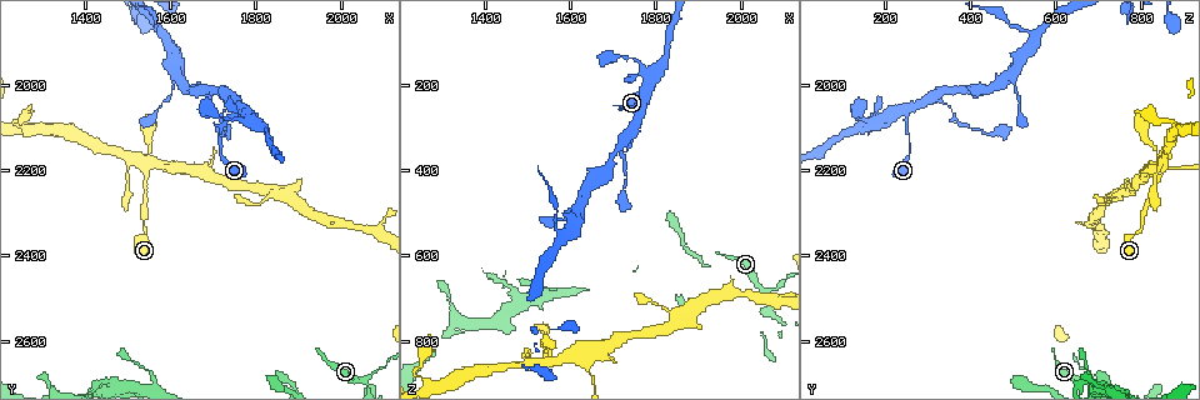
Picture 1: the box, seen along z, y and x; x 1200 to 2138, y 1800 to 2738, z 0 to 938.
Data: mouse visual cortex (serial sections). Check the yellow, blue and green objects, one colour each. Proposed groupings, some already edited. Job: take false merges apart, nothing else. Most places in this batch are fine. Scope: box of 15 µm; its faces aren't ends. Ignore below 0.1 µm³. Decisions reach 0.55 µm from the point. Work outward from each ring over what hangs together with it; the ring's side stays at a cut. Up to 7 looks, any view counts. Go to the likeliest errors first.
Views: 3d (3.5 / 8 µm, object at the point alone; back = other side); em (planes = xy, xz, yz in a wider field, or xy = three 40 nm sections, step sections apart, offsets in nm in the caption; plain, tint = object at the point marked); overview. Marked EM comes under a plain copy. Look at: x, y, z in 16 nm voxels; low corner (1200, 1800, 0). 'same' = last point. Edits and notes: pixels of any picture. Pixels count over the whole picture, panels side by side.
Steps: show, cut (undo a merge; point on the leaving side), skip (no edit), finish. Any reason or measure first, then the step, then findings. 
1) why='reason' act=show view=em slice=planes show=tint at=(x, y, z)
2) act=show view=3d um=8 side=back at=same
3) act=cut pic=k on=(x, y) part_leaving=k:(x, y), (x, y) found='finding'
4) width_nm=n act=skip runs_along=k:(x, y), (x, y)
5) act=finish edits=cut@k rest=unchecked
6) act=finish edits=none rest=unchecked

why='four or more arms meet' act=show view=3d um=3.5 side=back at=(1540, 2190, 850)

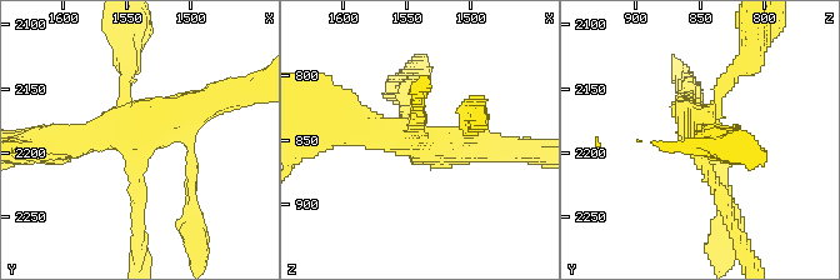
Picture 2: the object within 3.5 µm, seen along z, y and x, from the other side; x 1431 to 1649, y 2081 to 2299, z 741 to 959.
act=show view=em slice=xy step=5 show=tint at=(1544, 2194, 850)

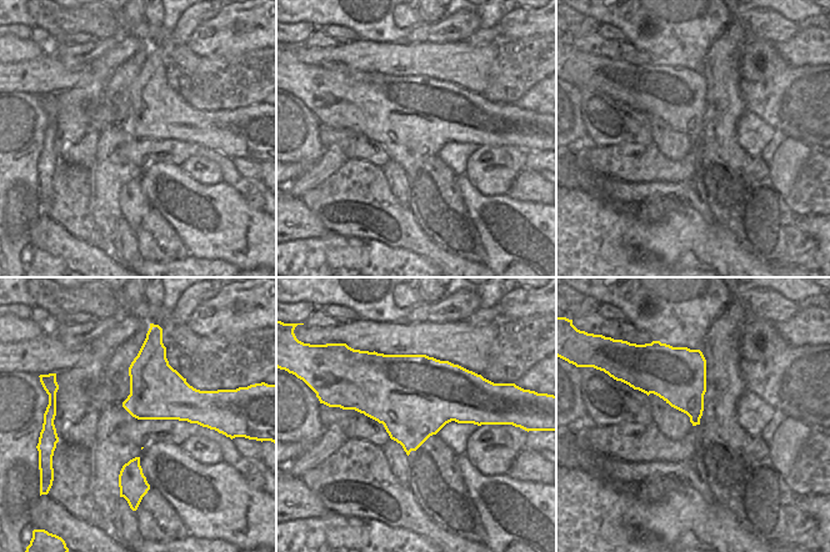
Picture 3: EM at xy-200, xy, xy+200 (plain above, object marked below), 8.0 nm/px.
act=skip runs_along=2:(139, 218), (128, 134), (54, 141) found='continuous, no second cell'

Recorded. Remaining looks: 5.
why='narrows sharply' act=show view=3d um=8 at=(1710, 2130, 260)

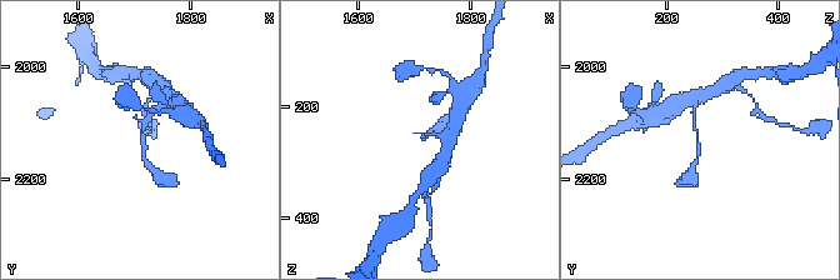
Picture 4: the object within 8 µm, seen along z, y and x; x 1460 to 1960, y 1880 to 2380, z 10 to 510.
why='zoom in' act=show view=3d um=3.5 at=(1715, 2130, 260)

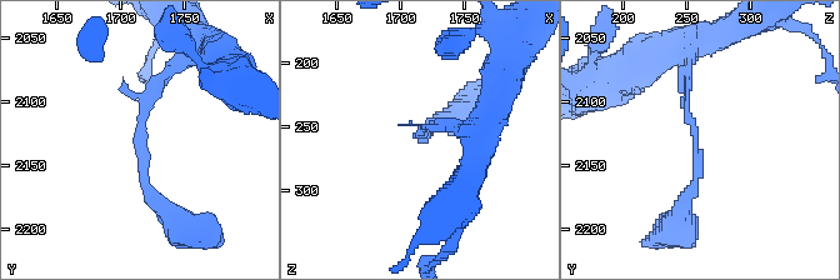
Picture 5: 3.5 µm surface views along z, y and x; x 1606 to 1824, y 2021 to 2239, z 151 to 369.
why='now the EM' act=show view=em slice=xy step=1 show=tint at=(1712, 2130, 258)

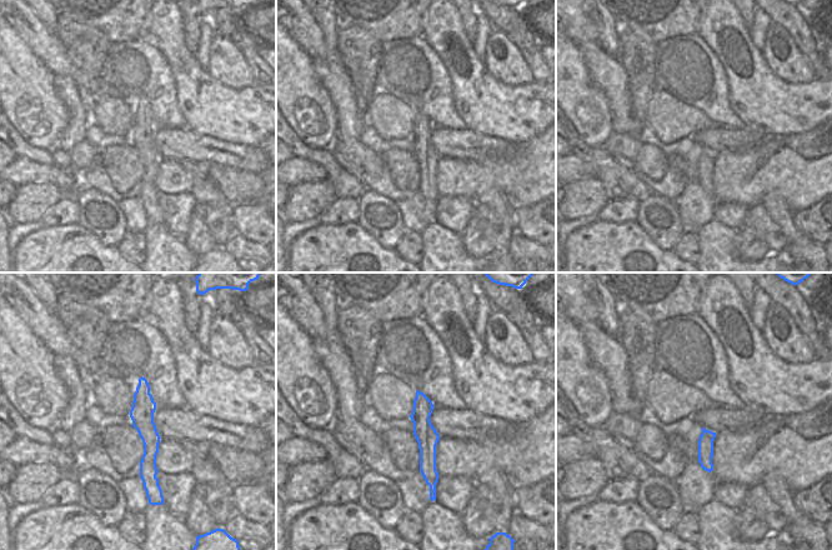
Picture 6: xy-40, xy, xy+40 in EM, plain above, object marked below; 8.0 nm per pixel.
act=skip runs_along=5:(165, 210), (143, 180), (139, 126), (174, 69) found='all the same cell'

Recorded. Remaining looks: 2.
why='calibre changes' act=show view=3d um=3.5 at=(1270, 2105, 900)

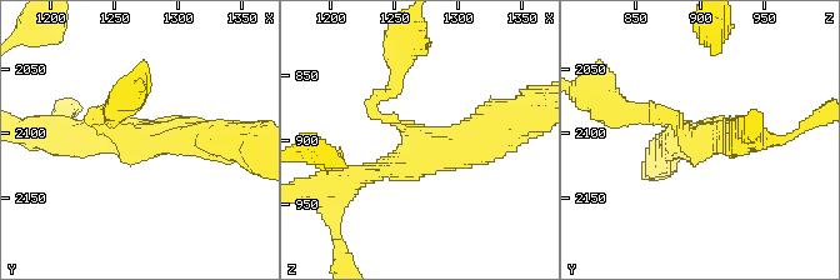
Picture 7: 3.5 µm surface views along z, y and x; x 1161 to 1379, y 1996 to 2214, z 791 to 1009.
arms=3 arm_widths_nm=150,250,400 why='shape alone is not enough' act=show view=em slice=xy step=2 show=tint at=(1264, 2106, 896)

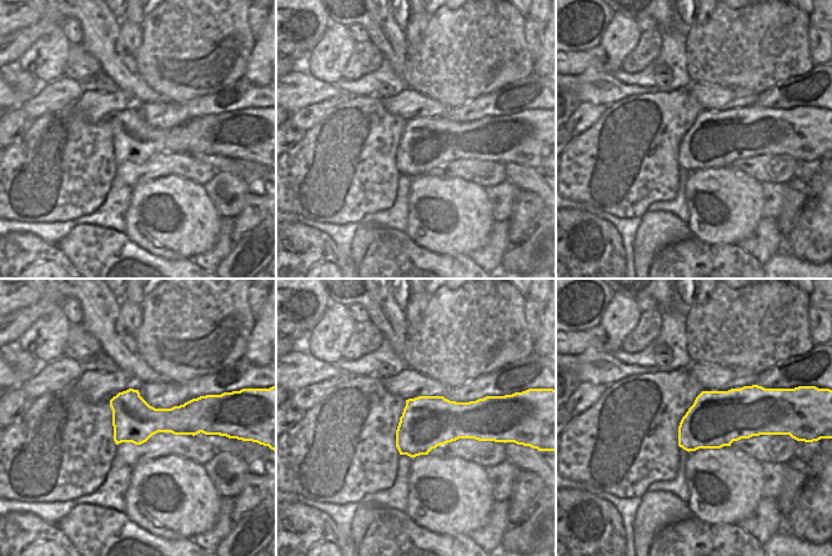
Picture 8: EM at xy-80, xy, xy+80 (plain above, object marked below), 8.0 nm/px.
act=skip runs_along=7:(489, 129), (428, 148), (370, 109), (389, 90) found='all the same cell'

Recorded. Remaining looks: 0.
act=finish edits=none rest=unchecked

